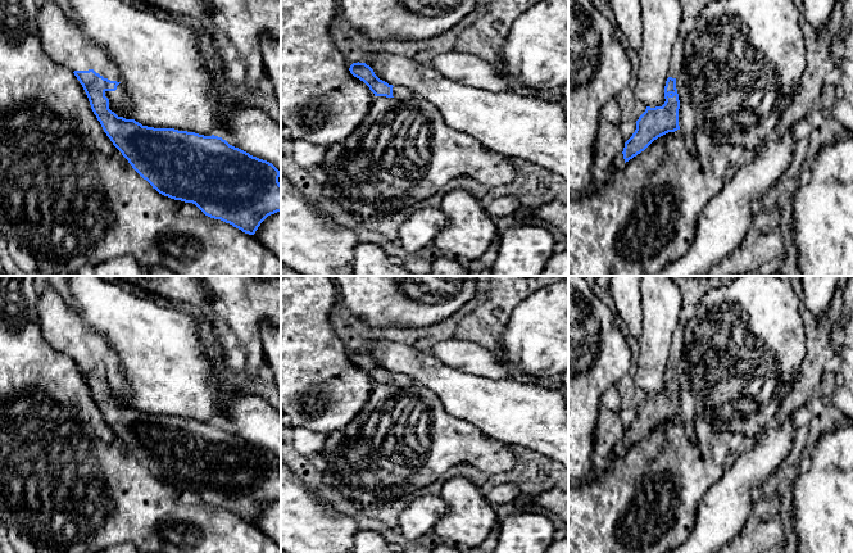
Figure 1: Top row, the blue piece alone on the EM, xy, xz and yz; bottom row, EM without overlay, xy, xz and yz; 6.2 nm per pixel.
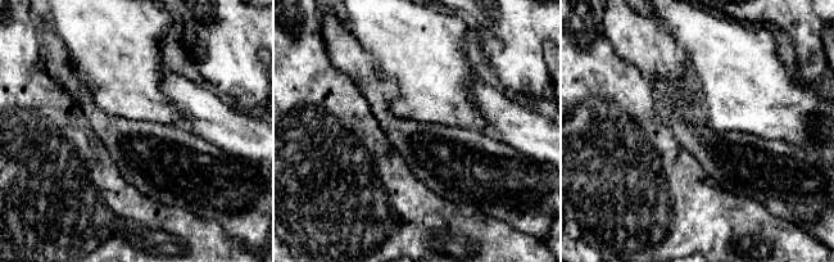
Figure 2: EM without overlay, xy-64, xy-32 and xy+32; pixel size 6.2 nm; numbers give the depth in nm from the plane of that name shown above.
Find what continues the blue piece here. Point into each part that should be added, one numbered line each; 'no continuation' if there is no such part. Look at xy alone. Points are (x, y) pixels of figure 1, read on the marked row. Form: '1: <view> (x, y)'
1: xy (119, 103)

